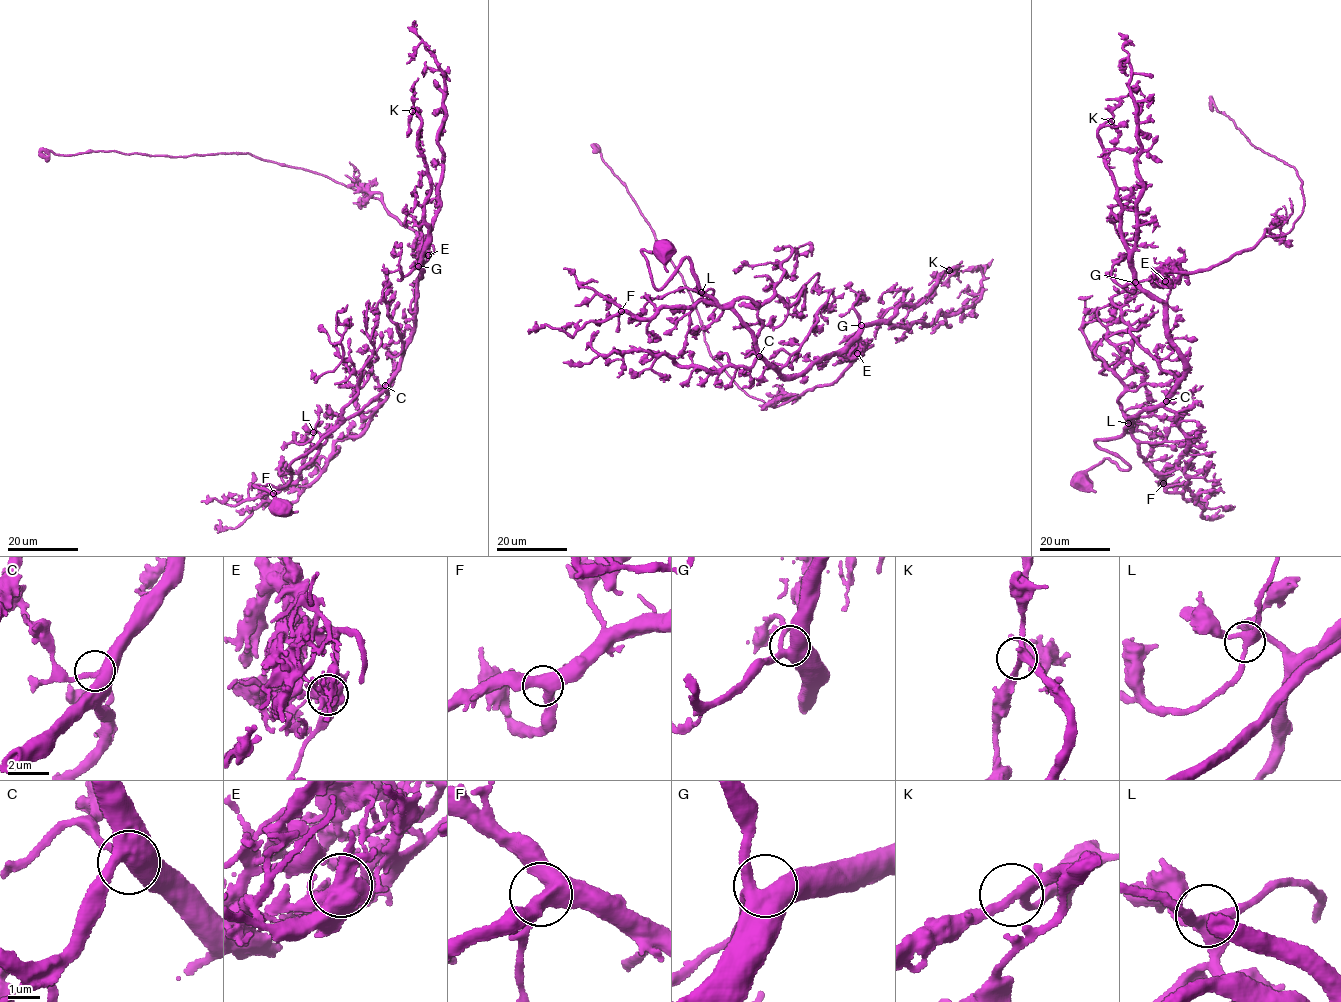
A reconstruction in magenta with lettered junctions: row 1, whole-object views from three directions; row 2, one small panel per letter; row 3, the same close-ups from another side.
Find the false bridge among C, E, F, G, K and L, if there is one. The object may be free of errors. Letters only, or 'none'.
E

